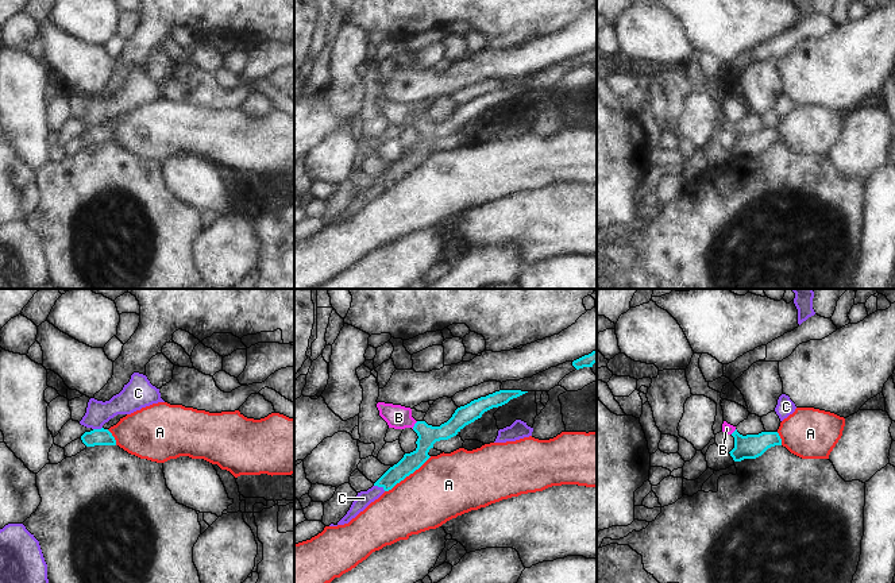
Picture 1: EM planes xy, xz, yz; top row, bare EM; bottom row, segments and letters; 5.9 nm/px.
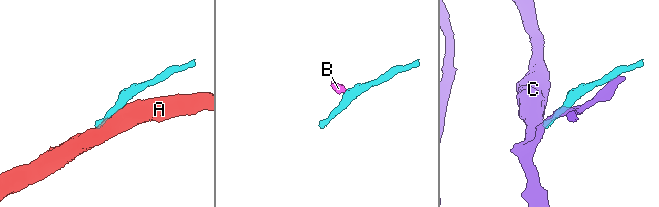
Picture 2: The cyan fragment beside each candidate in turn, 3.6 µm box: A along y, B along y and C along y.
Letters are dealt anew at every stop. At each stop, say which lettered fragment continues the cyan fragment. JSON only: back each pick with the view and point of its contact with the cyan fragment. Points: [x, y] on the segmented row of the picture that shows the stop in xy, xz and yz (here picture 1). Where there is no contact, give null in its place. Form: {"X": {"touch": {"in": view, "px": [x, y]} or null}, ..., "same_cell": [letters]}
{"B": {"touch": {"in": "xz", "px": [415, 425]}}, "same_cell": ["B"]}

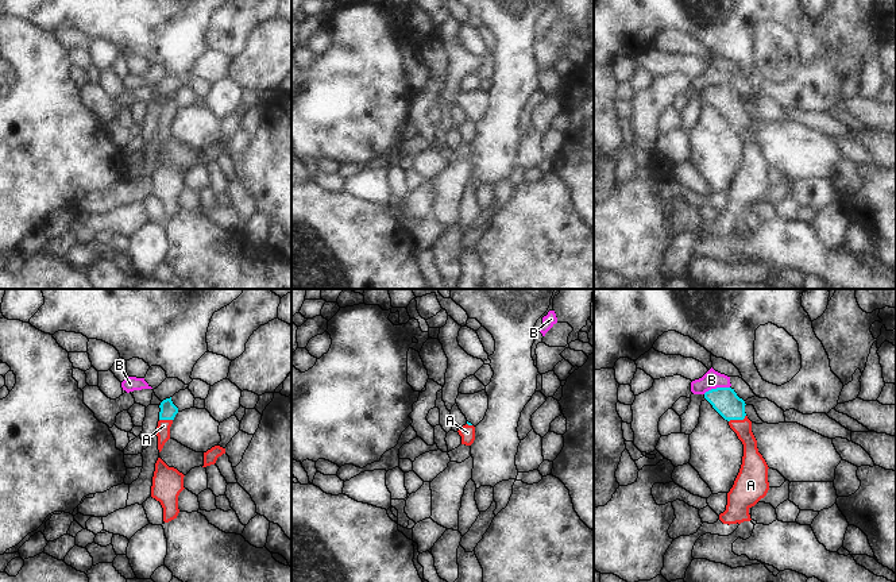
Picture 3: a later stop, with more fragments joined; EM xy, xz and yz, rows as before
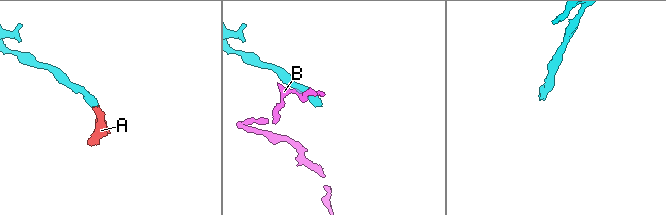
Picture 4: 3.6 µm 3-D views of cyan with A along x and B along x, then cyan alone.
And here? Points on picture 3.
{"A": {"touch": {"in": "yz", "px": [737, 419]}}, "same_cell": ["A"]}

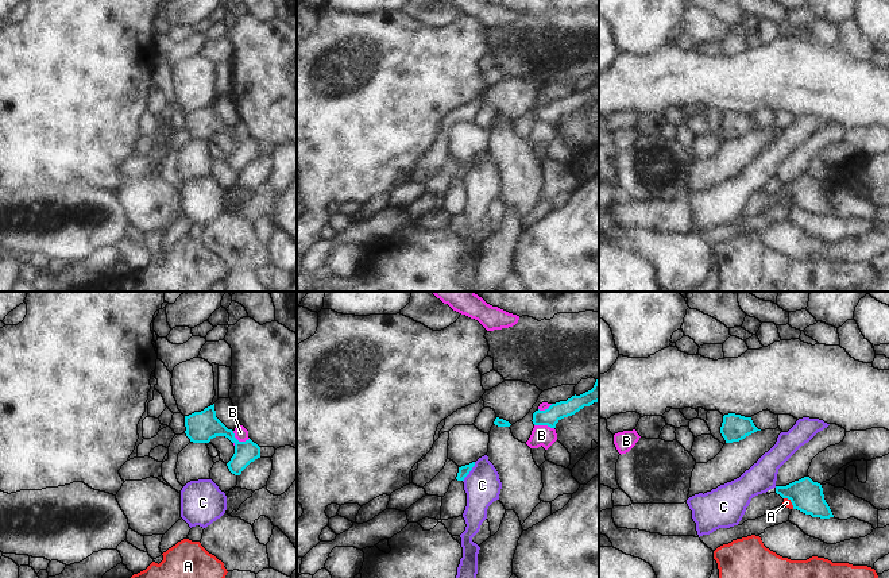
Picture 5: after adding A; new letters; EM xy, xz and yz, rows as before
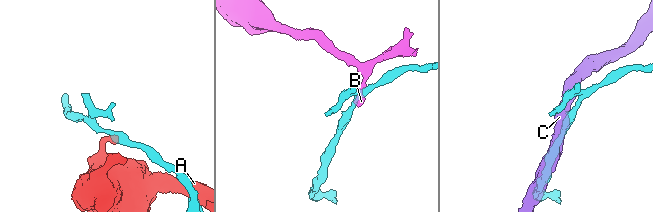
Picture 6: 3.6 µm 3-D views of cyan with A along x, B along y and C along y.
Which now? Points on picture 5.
{"same_cell": []}

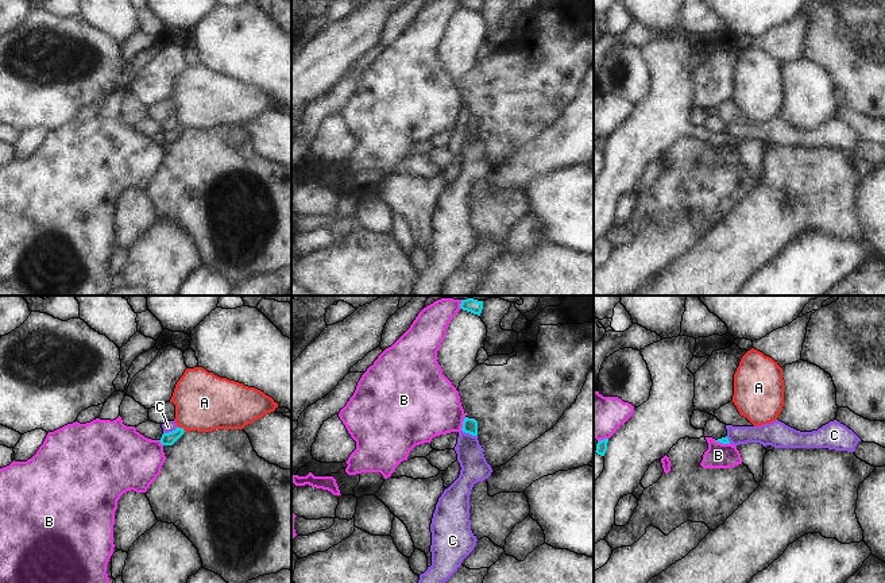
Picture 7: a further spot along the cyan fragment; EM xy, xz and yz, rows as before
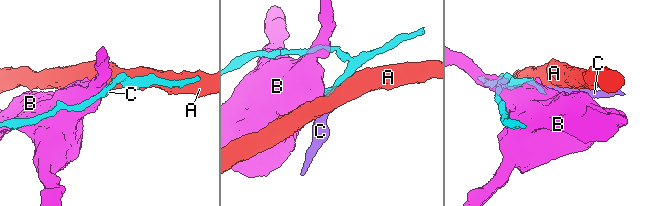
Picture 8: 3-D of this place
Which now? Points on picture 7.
{"same_cell": []}

